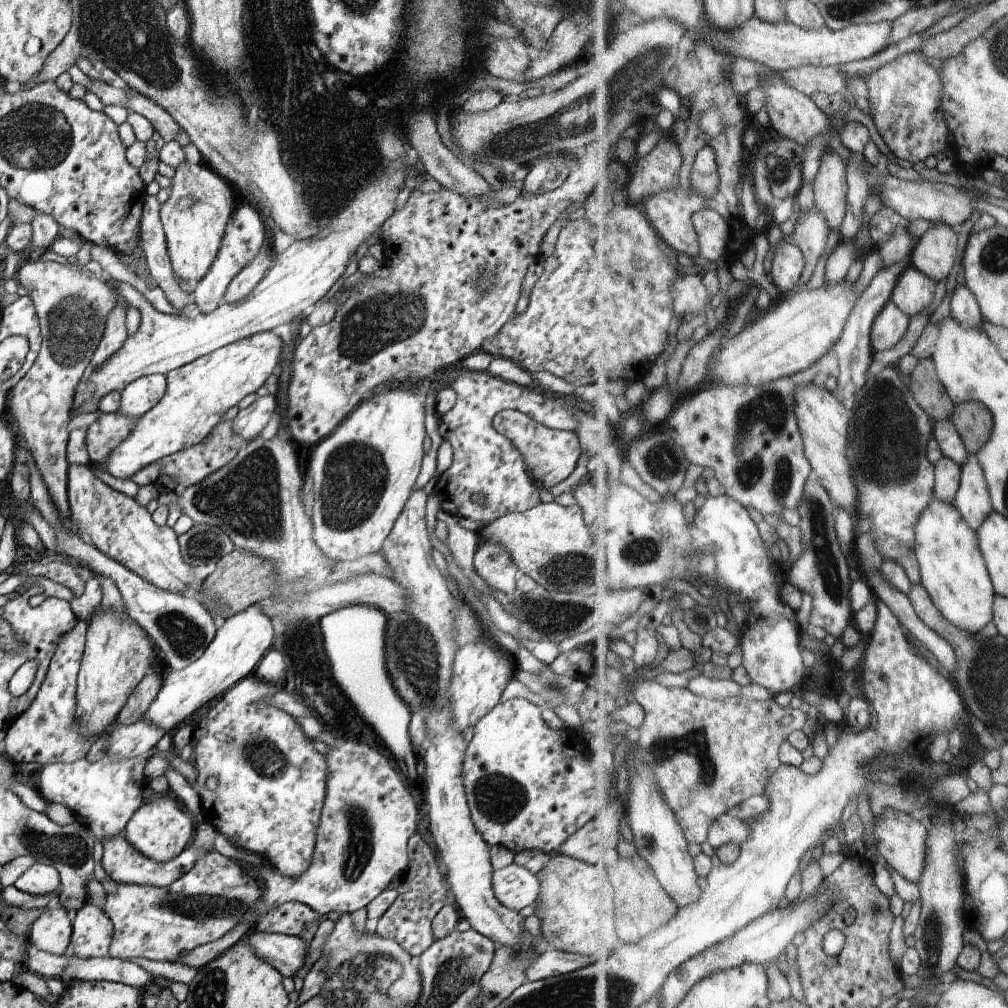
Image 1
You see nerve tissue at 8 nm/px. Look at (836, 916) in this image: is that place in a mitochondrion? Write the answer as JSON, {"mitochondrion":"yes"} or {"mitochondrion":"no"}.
{"mitochondrion":"no"}

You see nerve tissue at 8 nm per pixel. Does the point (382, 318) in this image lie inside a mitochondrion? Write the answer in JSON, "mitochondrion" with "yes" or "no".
{"mitochondrion":"yes"}

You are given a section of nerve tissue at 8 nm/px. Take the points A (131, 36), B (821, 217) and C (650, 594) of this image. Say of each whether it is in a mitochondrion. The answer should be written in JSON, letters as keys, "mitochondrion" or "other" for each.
{"A":"mitochondrion","B":"other","C":"other"}

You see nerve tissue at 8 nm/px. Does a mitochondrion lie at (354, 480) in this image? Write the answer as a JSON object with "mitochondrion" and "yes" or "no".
{"mitochondrion":"yes"}

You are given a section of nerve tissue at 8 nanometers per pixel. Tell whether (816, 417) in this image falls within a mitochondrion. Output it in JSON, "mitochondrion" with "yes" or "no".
{"mitochondrion":"no"}

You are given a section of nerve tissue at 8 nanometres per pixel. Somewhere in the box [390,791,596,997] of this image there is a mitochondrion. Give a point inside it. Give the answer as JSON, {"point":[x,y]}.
{"point":[515,958]}

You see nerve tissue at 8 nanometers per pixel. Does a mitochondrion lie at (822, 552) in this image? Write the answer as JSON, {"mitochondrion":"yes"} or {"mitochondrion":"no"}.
{"mitochondrion":"yes"}

